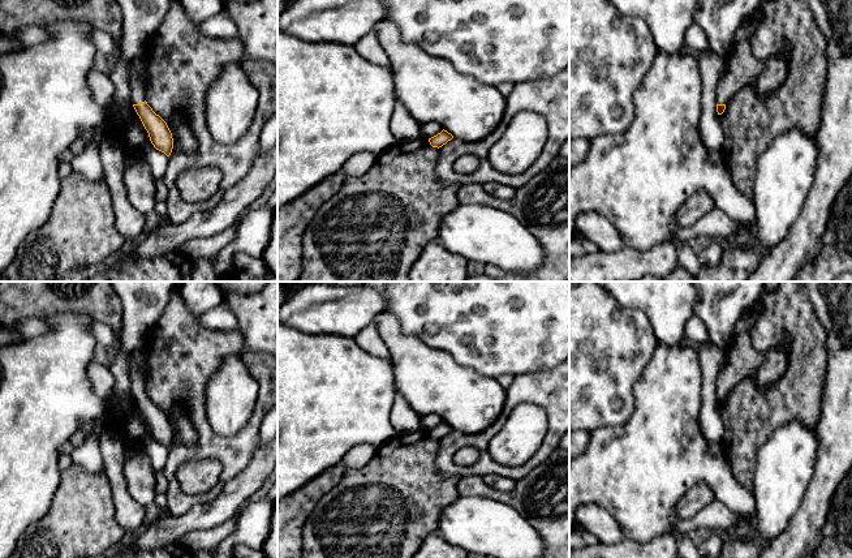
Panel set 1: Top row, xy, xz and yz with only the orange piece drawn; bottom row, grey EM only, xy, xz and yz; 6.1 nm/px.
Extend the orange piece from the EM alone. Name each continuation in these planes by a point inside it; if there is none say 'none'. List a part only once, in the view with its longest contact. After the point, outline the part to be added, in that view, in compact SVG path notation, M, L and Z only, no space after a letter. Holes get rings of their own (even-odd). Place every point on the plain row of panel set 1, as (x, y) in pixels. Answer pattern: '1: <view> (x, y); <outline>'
1: xy (137, 382); M133 356L130 359L129 377L130 377L130 383L132 383L132 387L130 387L132 395L138 396L141 394L145 394L146 392L145 382L143 382L143 378L141 375L141 372L139 372L137 364L134 362Z

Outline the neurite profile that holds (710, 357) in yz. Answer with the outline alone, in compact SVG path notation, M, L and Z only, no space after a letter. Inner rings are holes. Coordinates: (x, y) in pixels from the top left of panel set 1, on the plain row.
M711 342L697 345L697 352L702 370L701 430L707 442L720 443L724 426L717 404L717 379L726 352L722 348L714 347Z

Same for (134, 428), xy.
M138 417L125 421L124 433L128 438L133 438L141 443L142 451L149 455L154 472L158 475L165 465L168 448L147 433L143 421Z

